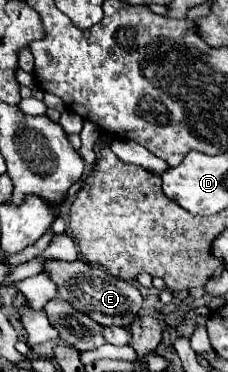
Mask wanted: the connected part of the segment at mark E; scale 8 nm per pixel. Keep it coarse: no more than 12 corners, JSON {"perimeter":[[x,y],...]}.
{"perimeter":[[47,259],[59,297],[101,325],[125,327],[141,307],[133,283],[101,267]]}

